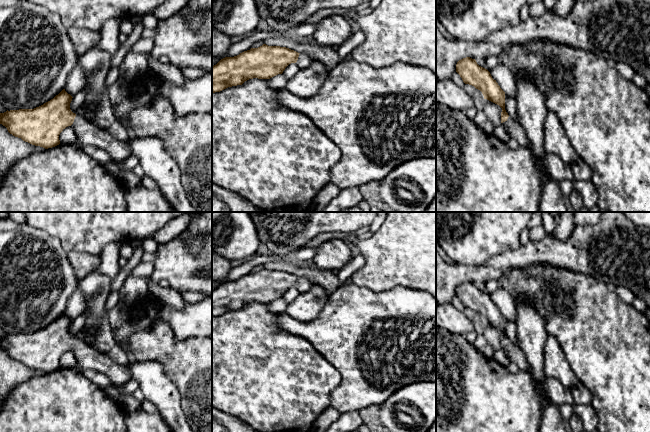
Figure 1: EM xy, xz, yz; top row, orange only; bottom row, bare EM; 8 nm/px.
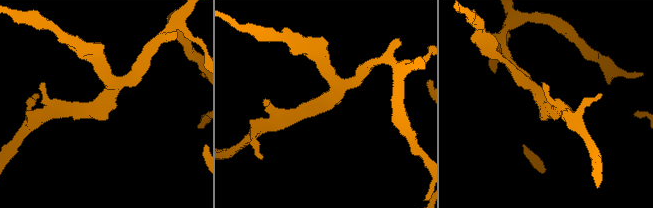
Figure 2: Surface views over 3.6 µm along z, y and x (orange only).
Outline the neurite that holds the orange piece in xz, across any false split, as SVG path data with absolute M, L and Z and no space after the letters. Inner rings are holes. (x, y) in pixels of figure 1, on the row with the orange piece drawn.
M263 44L237 56L225 57L212 66L212 94L242 85L249 79L270 79L282 74L291 63L296 63L301 70L310 66L313 61L315 60L307 54Z

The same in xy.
M63 89L53 99L34 109L0 113L0 124L13 136L45 149L59 145L60 133L71 126L77 141L105 150L115 163L132 155L127 141L117 140L105 129L73 113L70 109L72 98Z

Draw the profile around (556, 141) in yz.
M549 111L544 122L544 148L547 153L558 155L563 162L572 165L580 157L556 113Z

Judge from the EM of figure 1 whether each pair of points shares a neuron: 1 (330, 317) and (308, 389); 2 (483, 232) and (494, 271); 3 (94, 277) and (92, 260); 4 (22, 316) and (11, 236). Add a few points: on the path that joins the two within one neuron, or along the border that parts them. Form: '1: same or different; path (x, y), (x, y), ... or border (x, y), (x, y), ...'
1: different; border (301, 337), (307, 340), (336, 368)
2: different; border (512, 249), (497, 253), (479, 264), (468, 265)
3: different; border (95, 269), (79, 280)
4: same; path (22, 296), (21, 283), (15, 275), (15, 256)

